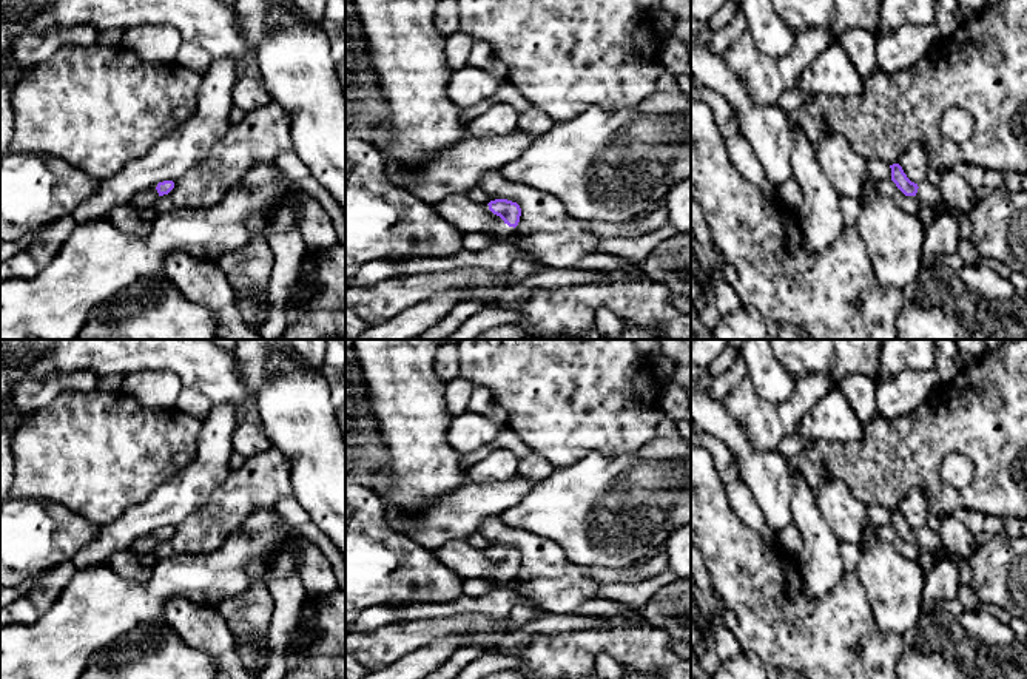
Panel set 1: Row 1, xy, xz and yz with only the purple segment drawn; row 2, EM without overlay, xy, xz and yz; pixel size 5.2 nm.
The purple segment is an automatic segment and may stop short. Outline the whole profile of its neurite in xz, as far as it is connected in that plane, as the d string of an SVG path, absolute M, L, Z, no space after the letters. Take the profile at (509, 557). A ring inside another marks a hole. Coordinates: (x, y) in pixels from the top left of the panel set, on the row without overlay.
M495 545L490 546L487 551L489 556L500 565L486 579L492 583L504 585L518 571L521 554L517 548L507 545Z

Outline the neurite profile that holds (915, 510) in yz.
M921 489L910 491L897 509L914 529L922 529L930 525L931 512Z

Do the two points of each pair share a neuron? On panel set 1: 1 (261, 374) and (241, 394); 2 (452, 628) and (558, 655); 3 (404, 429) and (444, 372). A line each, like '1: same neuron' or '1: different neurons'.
1: different neurons
2: different neurons
3: different neurons

